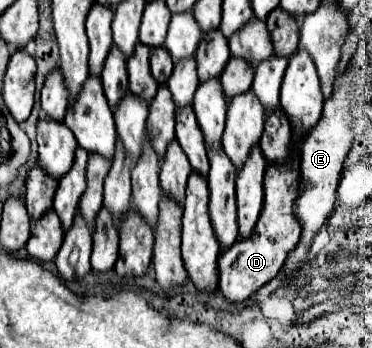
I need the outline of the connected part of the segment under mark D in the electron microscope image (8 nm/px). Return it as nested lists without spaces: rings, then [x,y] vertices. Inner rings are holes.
[[[294,161],[294,169],[290,173],[278,173],[278,169],[266,169],[264,175],[264,209],[260,213],[260,221],[254,229],[254,237],[250,241],[236,241],[234,249],[226,249],[218,259],[220,283],[218,289],[228,303],[244,303],[248,301],[260,287],[264,287],[270,279],[276,277],[286,253],[294,249],[300,237],[298,221],[294,221],[292,203],[298,195],[298,161]]]

